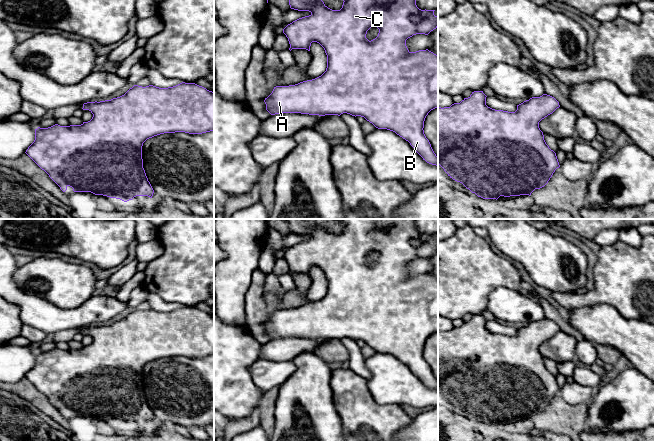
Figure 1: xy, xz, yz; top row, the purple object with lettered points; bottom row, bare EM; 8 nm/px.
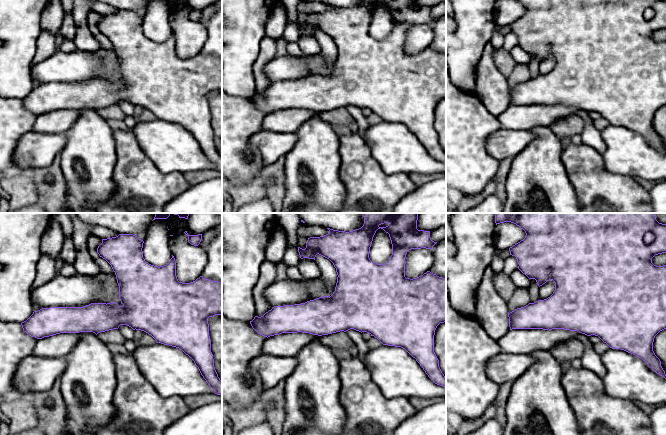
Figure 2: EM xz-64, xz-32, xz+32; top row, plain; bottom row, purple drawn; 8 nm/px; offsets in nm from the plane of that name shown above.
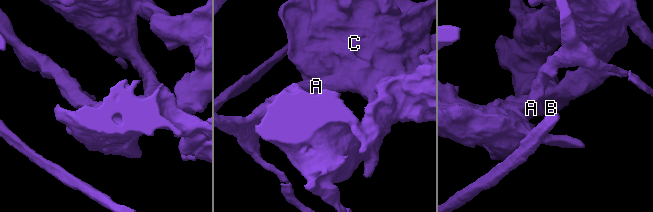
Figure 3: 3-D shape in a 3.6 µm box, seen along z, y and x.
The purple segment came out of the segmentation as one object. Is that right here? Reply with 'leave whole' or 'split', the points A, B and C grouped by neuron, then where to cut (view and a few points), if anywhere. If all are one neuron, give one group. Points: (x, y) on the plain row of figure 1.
leave whole; groups A B C; cut none

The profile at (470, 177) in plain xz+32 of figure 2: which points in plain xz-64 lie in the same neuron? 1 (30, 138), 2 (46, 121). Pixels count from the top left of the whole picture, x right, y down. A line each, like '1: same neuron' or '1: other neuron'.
1: other neuron
2: other neuron

